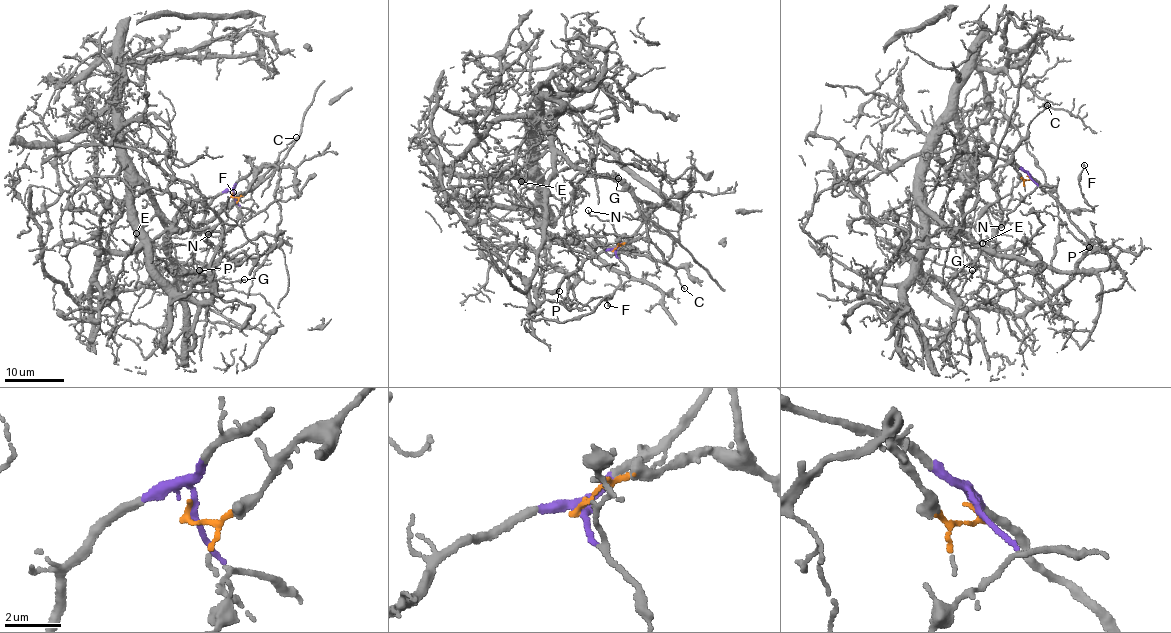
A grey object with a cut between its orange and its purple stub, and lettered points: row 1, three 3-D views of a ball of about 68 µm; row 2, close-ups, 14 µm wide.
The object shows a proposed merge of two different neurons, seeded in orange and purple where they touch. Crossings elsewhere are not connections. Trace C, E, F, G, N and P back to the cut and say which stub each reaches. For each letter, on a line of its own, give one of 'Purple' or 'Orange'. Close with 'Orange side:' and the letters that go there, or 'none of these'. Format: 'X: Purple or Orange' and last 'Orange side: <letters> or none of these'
C: Orange
E: Orange
F: Purple
G: Orange
N: Purple
P: Purple
Orange side: C, E, G

